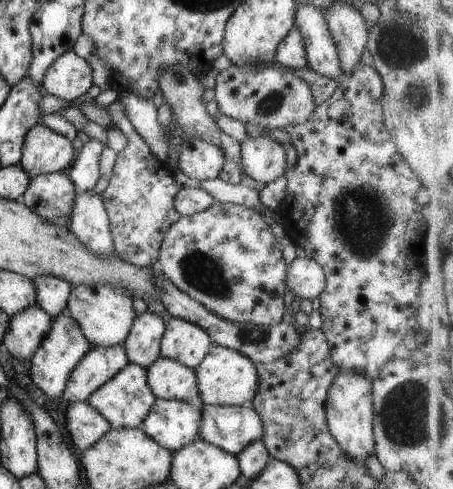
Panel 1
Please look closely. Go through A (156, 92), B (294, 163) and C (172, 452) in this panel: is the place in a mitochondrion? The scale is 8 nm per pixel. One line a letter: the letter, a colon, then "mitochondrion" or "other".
A: other
B: other
C: other

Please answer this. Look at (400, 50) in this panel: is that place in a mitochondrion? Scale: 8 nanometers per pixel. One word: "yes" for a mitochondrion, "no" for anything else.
yes

